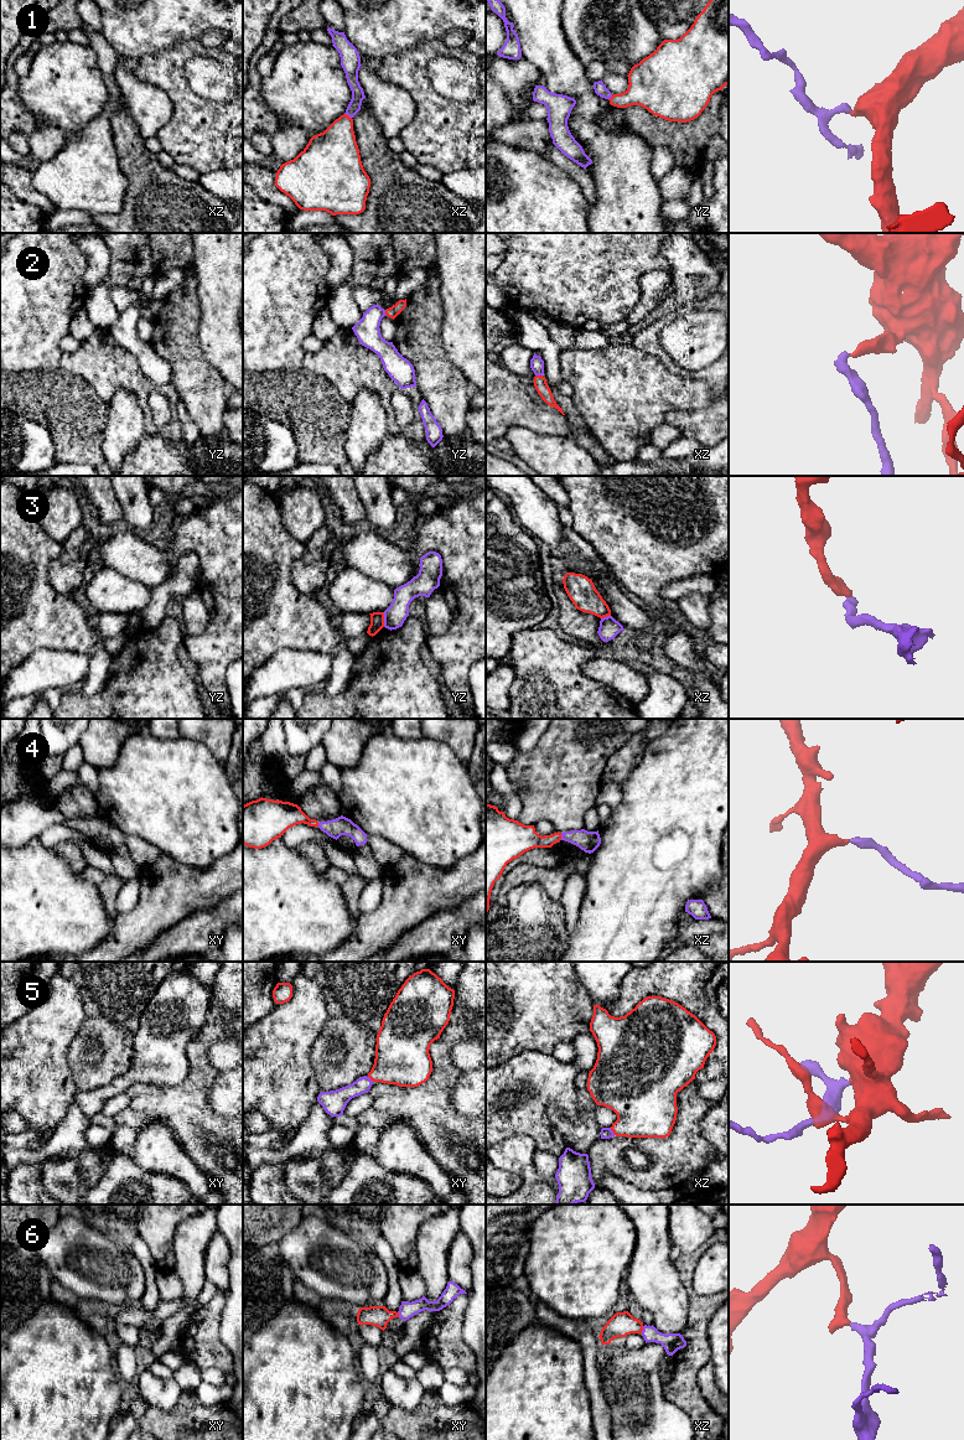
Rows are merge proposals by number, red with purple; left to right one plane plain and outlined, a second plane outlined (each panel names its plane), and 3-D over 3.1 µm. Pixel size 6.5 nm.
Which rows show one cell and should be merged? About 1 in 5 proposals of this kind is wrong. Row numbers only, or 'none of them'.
1, 2, 4, 5, 6

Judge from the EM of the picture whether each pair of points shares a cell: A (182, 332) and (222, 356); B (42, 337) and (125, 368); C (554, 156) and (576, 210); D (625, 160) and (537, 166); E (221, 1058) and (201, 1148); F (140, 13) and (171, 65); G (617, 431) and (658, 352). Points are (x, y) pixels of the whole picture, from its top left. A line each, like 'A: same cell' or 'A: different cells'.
A: different cells
B: different cells
C: different cells
D: different cells
E: different cells
F: different cells
G: different cells

